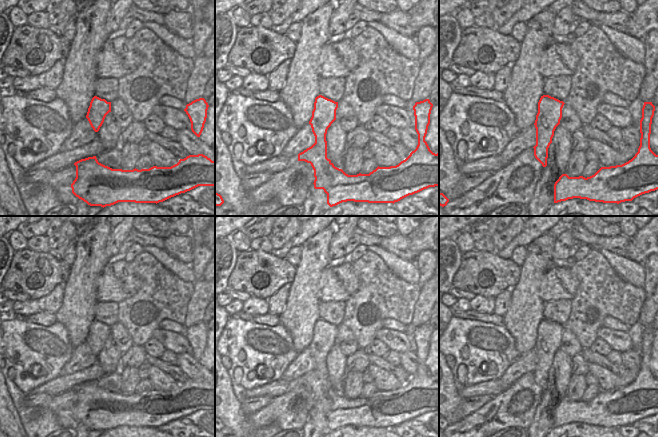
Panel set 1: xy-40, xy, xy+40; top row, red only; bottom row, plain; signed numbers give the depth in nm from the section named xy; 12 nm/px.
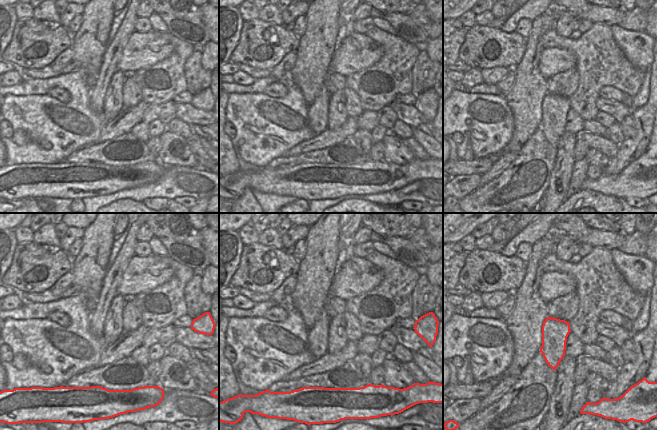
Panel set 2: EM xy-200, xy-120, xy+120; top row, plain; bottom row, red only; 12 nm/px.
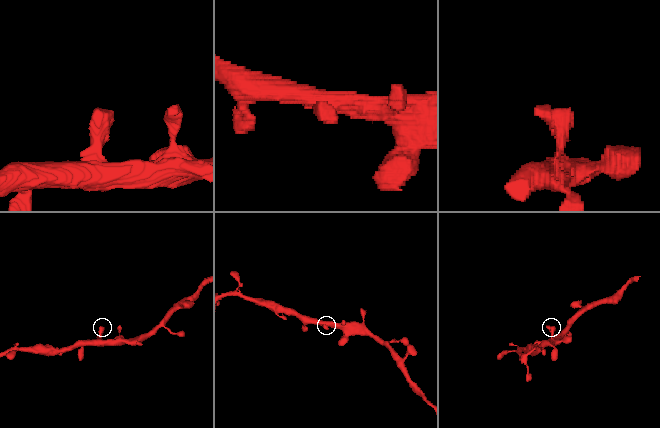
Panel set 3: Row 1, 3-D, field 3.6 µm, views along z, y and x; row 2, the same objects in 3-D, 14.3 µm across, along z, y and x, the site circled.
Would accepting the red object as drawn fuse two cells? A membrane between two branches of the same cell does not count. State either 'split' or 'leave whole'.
leave whole

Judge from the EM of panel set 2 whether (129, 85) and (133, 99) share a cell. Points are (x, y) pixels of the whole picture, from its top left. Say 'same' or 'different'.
same

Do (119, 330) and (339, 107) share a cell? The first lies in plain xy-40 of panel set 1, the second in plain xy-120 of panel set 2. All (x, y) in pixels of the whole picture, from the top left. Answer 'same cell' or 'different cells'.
different cells

